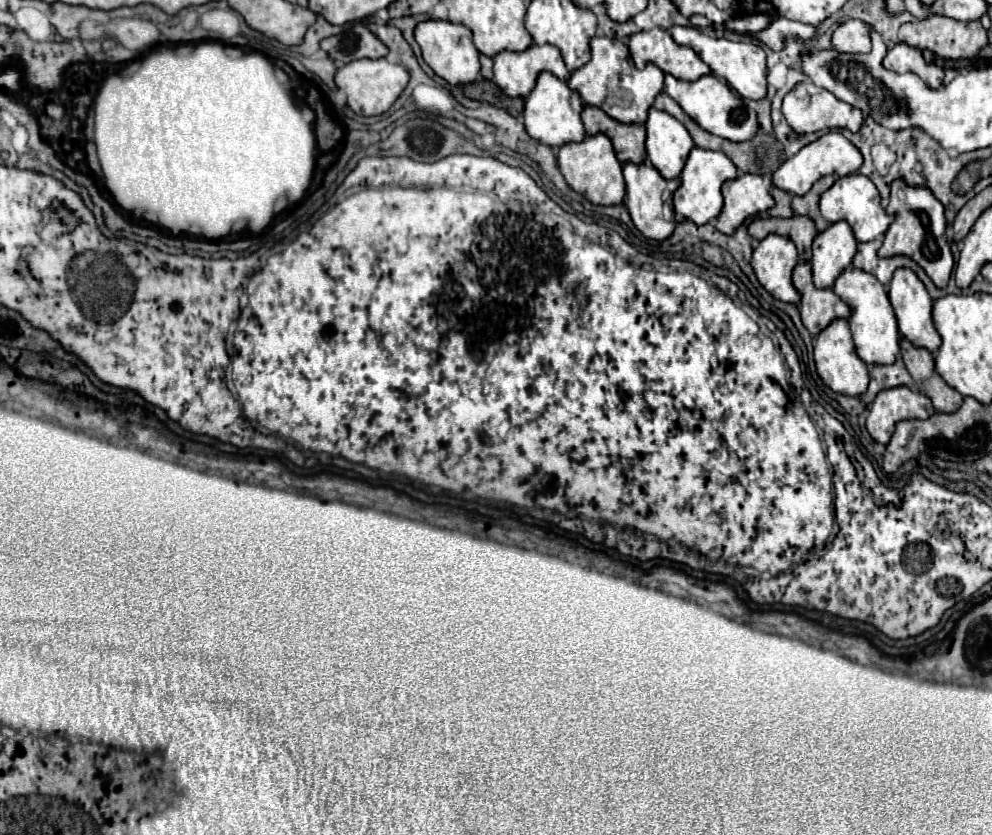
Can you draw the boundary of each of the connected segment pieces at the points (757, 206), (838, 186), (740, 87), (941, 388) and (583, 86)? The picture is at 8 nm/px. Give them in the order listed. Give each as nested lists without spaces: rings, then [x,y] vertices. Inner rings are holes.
[[[740,174],[734,180],[726,180],[722,186],[724,208],[716,218],[716,228],[722,234],[732,234],[746,218],[764,212],[774,206],[774,198],[768,186],[758,174]]]
[[[848,174],[848,176],[838,178],[832,184],[832,188],[828,188],[820,196],[820,210],[828,222],[846,220],[858,242],[870,242],[876,236],[884,234],[886,228],[890,226],[890,220],[892,220],[892,216],[888,216],[886,210],[880,206],[880,194],[878,194],[874,182],[862,174]]]
[[[672,26],[670,34],[674,36],[674,42],[686,48],[692,48],[710,68],[712,74],[718,76],[720,80],[728,82],[732,90],[736,90],[742,98],[748,100],[762,100],[766,96],[766,54],[760,46],[756,46],[750,40],[740,40],[732,42],[726,38],[717,38],[705,32],[700,32],[698,28],[692,26]]]
[[[906,338],[900,340],[902,360],[914,378],[918,390],[932,400],[936,412],[956,412],[962,404],[962,394],[948,386],[934,370],[934,356],[926,348],[918,348]]]
[[[596,36],[590,40],[590,48],[590,62],[586,62],[568,78],[568,86],[580,92],[584,104],[602,108],[614,120],[624,124],[644,124],[654,98],[664,88],[664,72],[654,64],[646,64],[642,70],[638,70],[630,58],[628,46],[620,40]]]

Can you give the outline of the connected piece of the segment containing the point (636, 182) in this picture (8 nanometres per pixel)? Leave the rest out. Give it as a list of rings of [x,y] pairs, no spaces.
[[[626,162],[624,164],[624,182],[626,182],[626,208],[632,216],[632,222],[636,224],[636,228],[646,236],[646,238],[654,238],[654,240],[664,240],[674,232],[674,222],[666,222],[662,218],[662,207],[668,201],[673,193],[667,189],[668,180],[660,176],[660,172],[642,162],[642,164],[632,164]]]

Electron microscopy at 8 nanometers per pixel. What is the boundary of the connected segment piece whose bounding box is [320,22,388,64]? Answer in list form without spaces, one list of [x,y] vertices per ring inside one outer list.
[[[356,22],[348,32],[324,38],[320,48],[338,64],[348,64],[360,58],[388,56],[388,48],[368,30],[366,22]]]

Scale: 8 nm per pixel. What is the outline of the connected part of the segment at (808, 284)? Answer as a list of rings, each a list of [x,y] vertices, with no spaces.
[[[808,262],[798,264],[794,268],[792,282],[794,282],[796,290],[802,294],[800,316],[812,336],[816,336],[820,330],[824,330],[832,320],[850,316],[848,304],[844,304],[830,288],[824,288],[824,290],[814,288]]]

